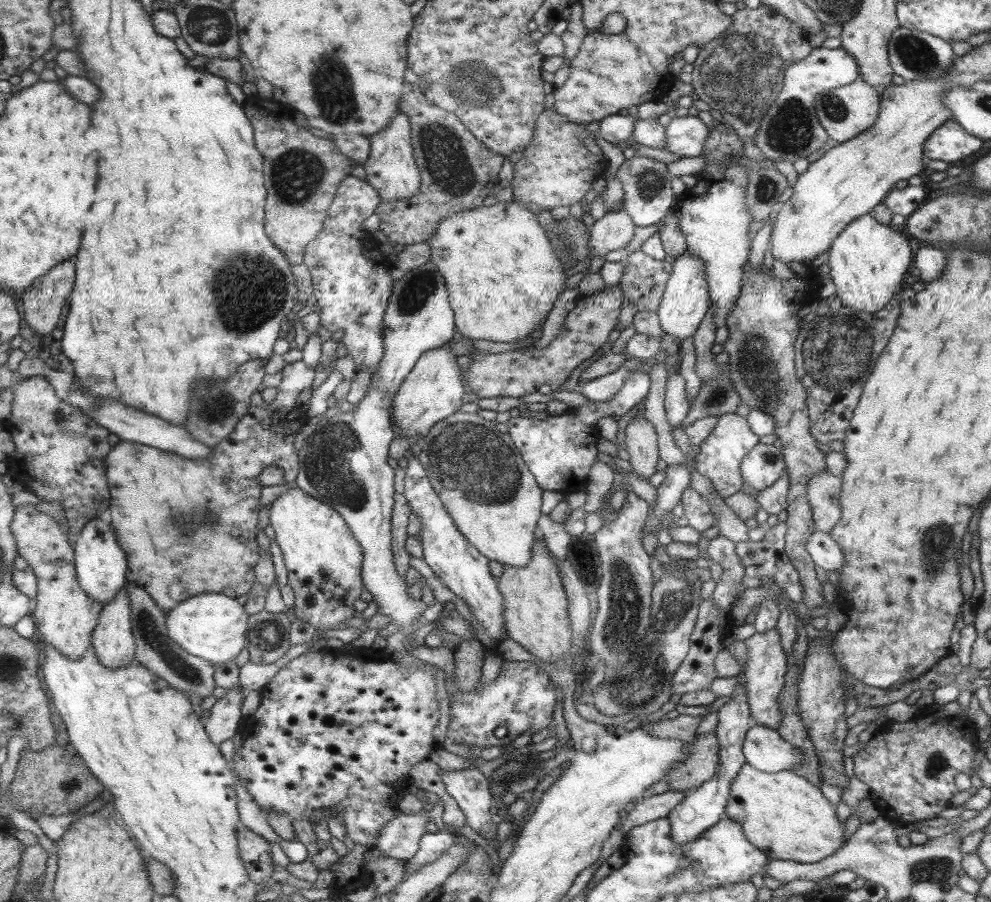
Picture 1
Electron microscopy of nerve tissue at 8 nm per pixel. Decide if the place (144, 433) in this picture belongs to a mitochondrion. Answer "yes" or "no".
no

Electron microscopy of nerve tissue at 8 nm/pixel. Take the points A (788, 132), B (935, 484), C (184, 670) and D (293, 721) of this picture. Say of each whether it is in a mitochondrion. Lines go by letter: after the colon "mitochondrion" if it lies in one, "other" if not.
A: mitochondrion
B: other
C: mitochondrion
D: other

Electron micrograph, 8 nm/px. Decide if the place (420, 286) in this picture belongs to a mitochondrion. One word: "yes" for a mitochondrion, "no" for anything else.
yes

